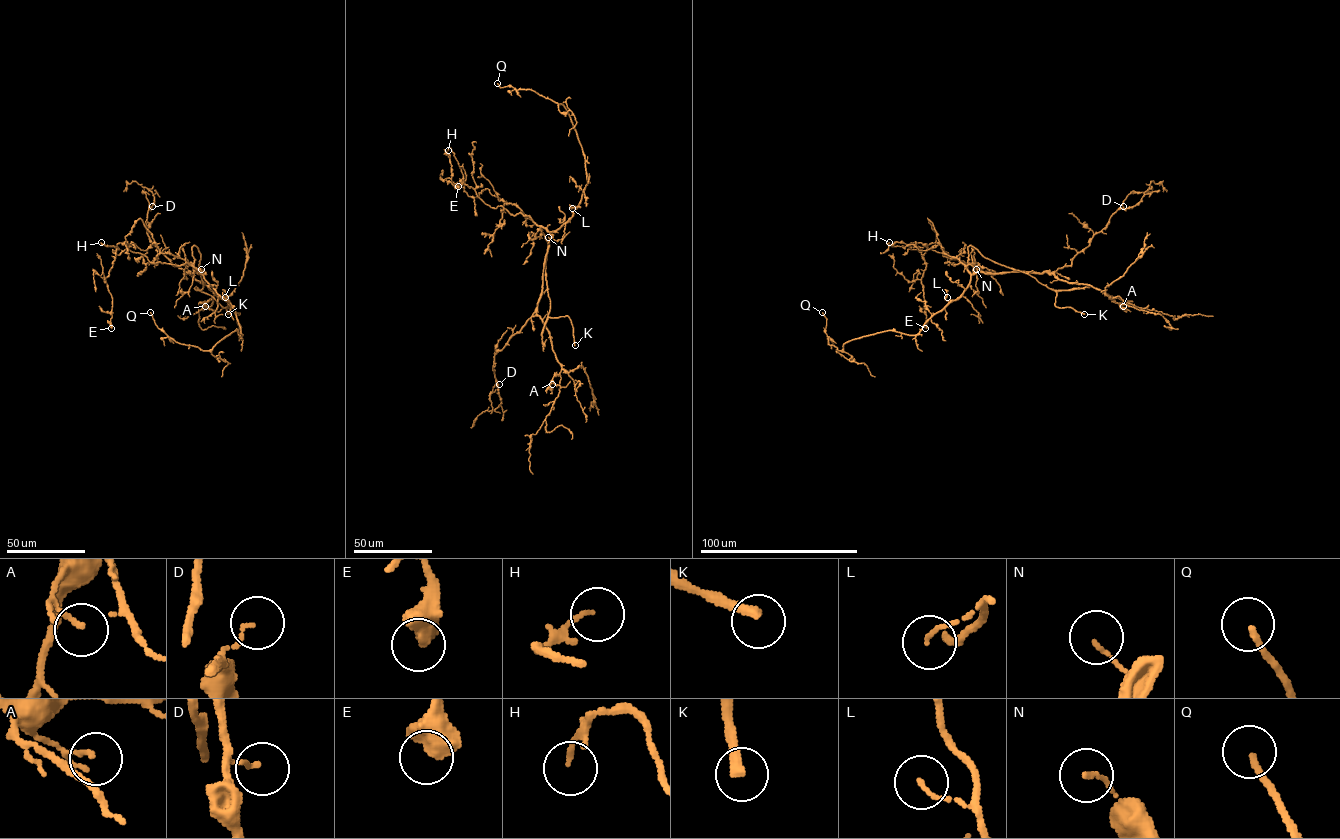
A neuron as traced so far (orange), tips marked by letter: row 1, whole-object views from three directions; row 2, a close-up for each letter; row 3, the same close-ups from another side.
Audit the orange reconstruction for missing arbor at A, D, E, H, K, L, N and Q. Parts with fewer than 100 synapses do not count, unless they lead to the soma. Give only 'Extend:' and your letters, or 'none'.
Extend: K

